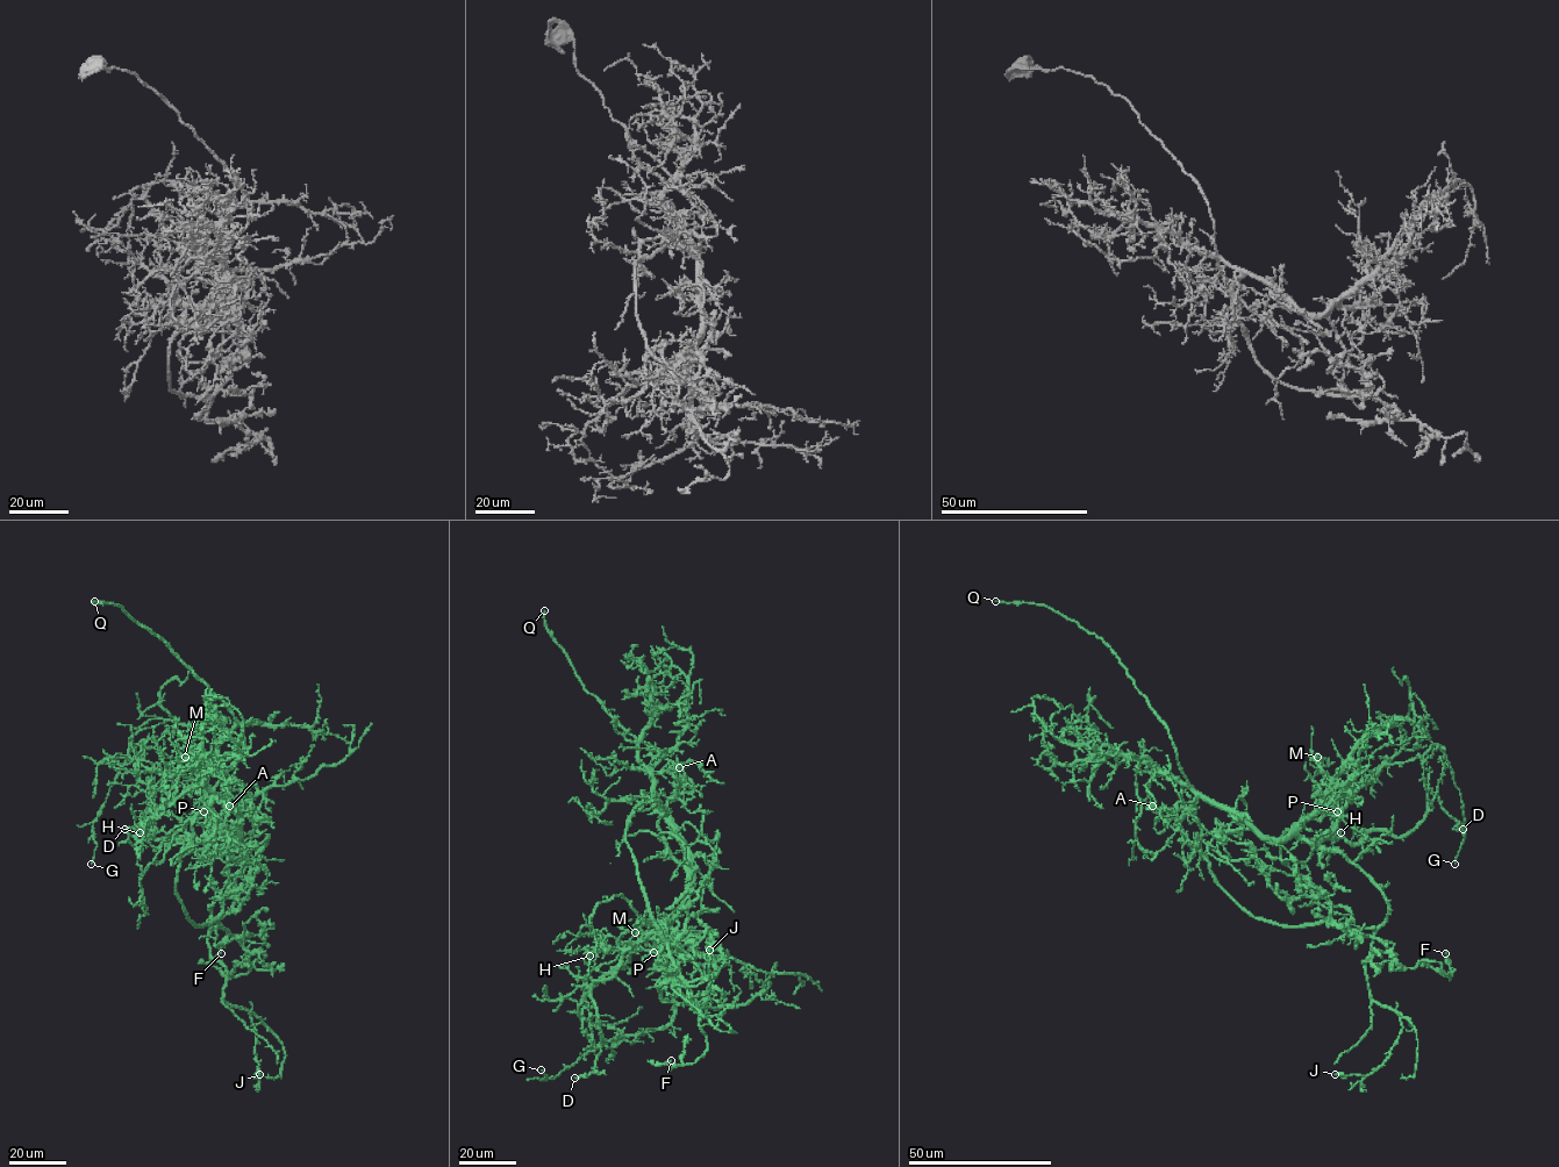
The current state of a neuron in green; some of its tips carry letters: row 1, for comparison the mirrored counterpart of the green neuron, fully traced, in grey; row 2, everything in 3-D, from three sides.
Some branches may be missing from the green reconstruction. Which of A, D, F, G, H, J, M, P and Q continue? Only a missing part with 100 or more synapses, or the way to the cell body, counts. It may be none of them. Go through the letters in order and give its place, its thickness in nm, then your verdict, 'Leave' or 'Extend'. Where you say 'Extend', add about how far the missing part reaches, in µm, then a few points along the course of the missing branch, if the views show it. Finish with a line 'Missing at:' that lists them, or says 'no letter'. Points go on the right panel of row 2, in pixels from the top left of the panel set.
A: Place: (1152, 806). Thickness 120 nm. Leave
D: Place: (1463, 829). Thickness 220 nm. Leave
F: Place: (1445, 953). Thickness 190 nm. Leave
G: Place: (1454, 864). Thickness 130 nm. Leave
H: Place: (1341, 832). Thickness 120 nm. Leave
J: Place: (1335, 1074). Thickness 150 nm. Leave
M: Place: (1317, 757). Thickness 100 nm. Leave
P: Place: (1337, 811). Thickness 110 nm. Leave
Q: Place: (995, 601). Thickness 300 nm. Extend. Missing length about 35 µm. Course of what is missing: (995, 601), (974, 598), (967, 605), (958, 641), (951, 652)
Missing at: Q

